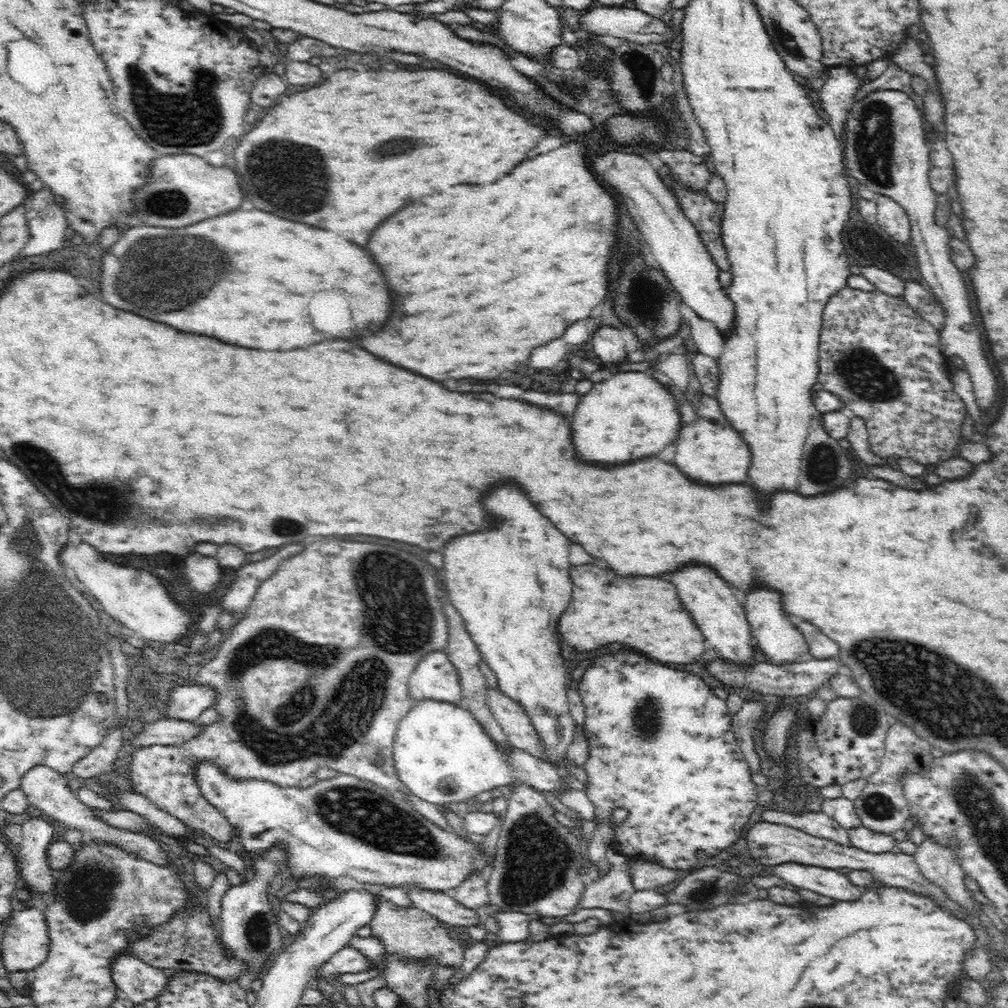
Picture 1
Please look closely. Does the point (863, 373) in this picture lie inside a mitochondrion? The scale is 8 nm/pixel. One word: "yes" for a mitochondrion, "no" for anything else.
yes

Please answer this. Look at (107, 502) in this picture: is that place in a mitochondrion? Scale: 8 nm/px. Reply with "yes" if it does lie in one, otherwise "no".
yes

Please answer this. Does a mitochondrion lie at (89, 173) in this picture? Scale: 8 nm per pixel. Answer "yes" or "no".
no

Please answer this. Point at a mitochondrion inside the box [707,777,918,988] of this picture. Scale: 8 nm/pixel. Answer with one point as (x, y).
(878, 806)

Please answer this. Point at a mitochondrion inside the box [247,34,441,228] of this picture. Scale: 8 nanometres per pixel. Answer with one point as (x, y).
(378, 151)

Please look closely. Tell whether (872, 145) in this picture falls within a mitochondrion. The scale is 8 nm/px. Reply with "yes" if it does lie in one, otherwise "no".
yes

